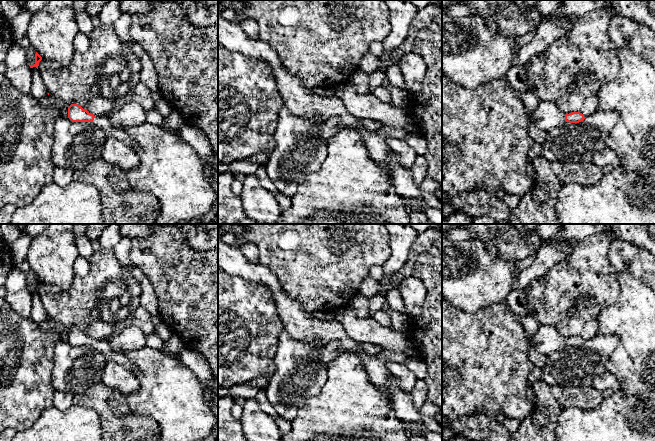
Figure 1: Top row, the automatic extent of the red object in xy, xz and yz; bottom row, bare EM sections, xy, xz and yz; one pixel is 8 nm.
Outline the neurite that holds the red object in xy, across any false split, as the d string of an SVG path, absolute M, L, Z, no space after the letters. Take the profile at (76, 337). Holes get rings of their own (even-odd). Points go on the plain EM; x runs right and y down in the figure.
M71 328L68 331L68 342L72 346L93 346L96 350L101 352L107 360L114 361L132 373L136 372L135 367L126 354L115 351L106 340L94 340L80 329Z

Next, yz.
M572 336L565 339L565 345L569 347L579 347L584 343L584 339L580 336Z

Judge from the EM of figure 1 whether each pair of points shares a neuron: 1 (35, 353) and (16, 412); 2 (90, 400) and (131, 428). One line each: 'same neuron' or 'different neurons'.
1: same neuron
2: same neuron

